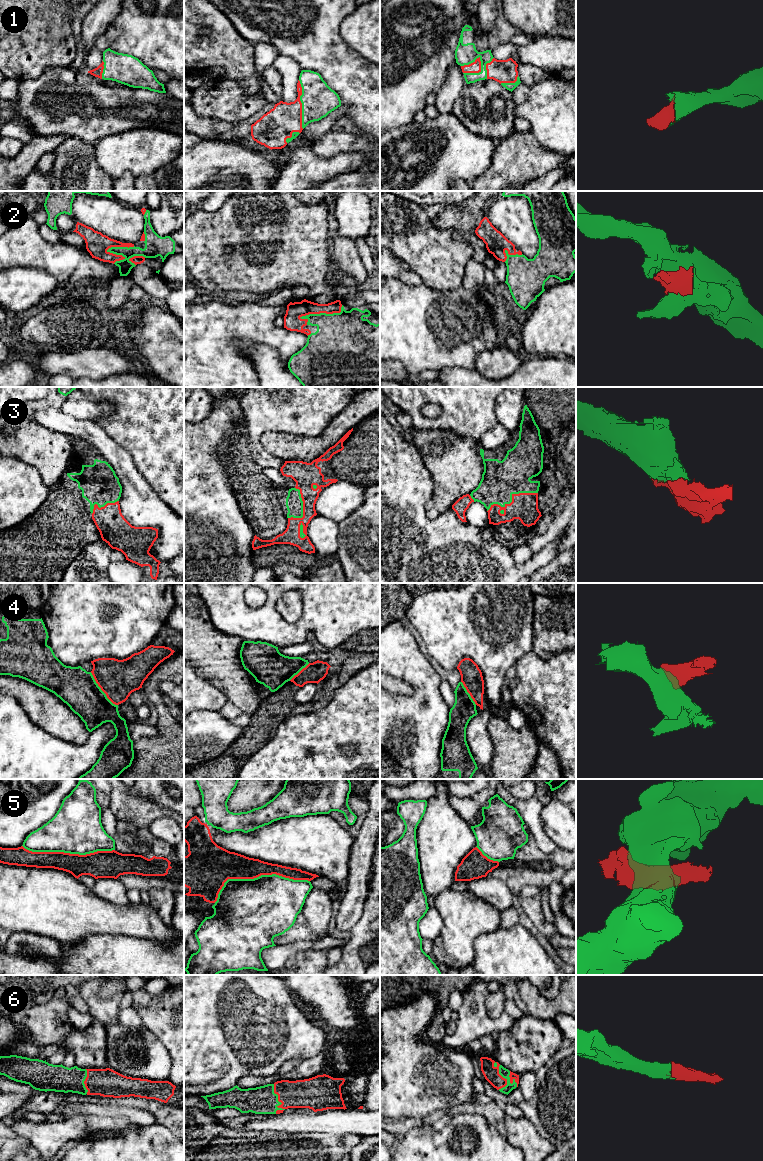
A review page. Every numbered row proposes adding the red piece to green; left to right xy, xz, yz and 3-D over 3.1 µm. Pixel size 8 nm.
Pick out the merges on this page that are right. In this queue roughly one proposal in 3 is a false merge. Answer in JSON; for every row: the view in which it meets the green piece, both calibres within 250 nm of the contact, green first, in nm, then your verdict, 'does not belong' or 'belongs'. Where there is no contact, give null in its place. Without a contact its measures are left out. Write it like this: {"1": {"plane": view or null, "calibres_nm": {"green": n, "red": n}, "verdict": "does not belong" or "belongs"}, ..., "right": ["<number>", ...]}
{"1": {"plane": "yz", "calibres_nm": {"green": 170, "red": 90}, "verdict": "belongs"}, "2": {"plane": "xz", "calibres_nm": {"green": 400, "red": 140}, "verdict": "belongs"}, "3": {"plane": "yz", "calibres_nm": {"green": 300, "red": 220}, "verdict": "belongs"}, "4": {"plane": "xy", "calibres_nm": {"green": 320, "red": 300}, "verdict": "does not belong"}, "5": {"plane": "xz", "calibres_nm": {"green": 500, "red": 220}, "verdict": "does not belong"}, "6": {"plane": "xz", "calibres_nm": {"green": 220, "red": 240}, "verdict": "belongs"}, "right": ["1", "2", "3", "6"]}

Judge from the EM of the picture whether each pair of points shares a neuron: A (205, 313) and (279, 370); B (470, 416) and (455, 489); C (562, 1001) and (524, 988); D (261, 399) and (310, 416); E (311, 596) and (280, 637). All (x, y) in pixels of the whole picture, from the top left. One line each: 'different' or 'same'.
A: different
B: different
C: same
D: same
E: same

